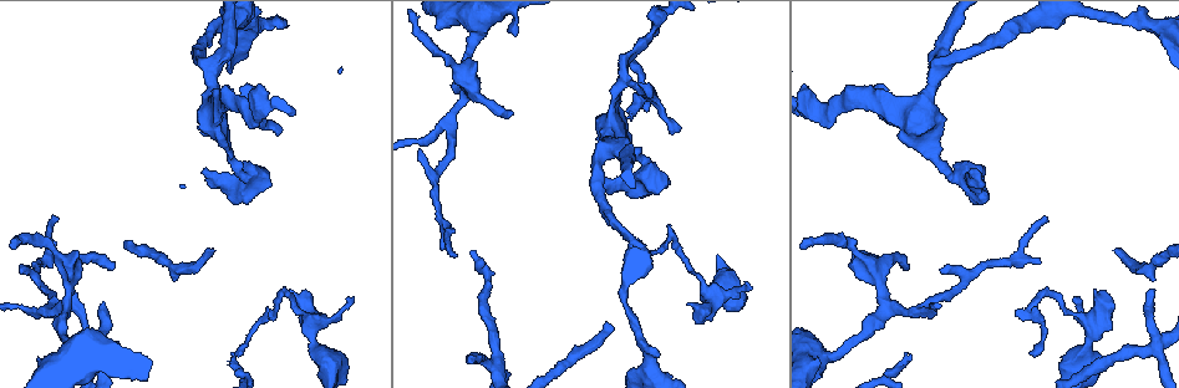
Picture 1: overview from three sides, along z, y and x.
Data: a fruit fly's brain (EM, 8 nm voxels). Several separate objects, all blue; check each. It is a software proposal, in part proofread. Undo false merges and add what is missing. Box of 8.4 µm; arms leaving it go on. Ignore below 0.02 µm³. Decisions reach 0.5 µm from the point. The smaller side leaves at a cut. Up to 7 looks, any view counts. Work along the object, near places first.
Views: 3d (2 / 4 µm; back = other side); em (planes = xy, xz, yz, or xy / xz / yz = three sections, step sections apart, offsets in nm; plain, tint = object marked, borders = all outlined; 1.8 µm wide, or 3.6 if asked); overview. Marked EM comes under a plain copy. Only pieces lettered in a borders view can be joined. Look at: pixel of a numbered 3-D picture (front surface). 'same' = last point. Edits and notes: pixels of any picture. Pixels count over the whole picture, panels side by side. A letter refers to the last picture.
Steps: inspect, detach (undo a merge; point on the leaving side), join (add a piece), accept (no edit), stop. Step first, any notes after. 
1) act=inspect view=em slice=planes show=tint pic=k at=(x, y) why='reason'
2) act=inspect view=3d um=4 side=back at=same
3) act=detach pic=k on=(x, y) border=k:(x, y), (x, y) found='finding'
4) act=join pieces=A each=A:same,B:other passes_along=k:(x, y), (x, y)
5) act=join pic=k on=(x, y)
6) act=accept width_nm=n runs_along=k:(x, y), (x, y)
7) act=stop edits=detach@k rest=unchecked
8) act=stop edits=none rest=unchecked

act=inspect view=em slice=yz step=4 show=borders pic=1 at=(674, 129) why='free end'

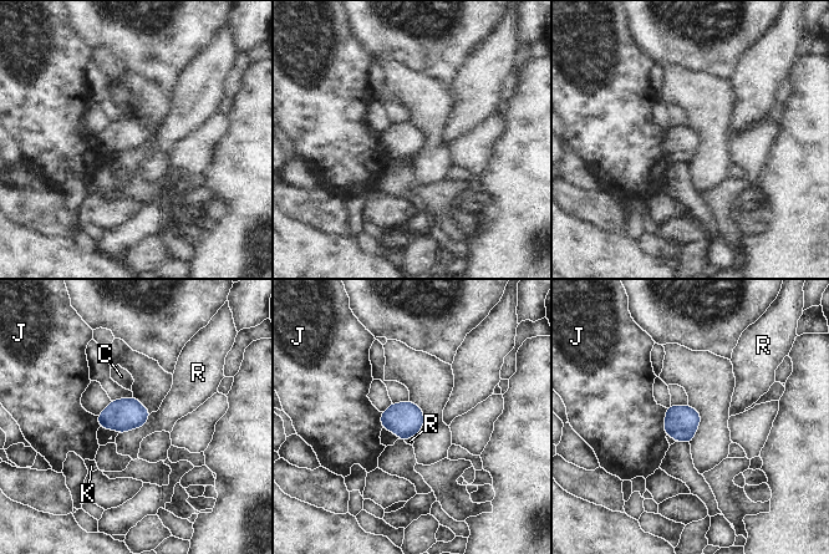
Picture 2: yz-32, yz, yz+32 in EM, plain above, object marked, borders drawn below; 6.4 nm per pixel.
act=inspect view=em slice=planes show=borders at=same

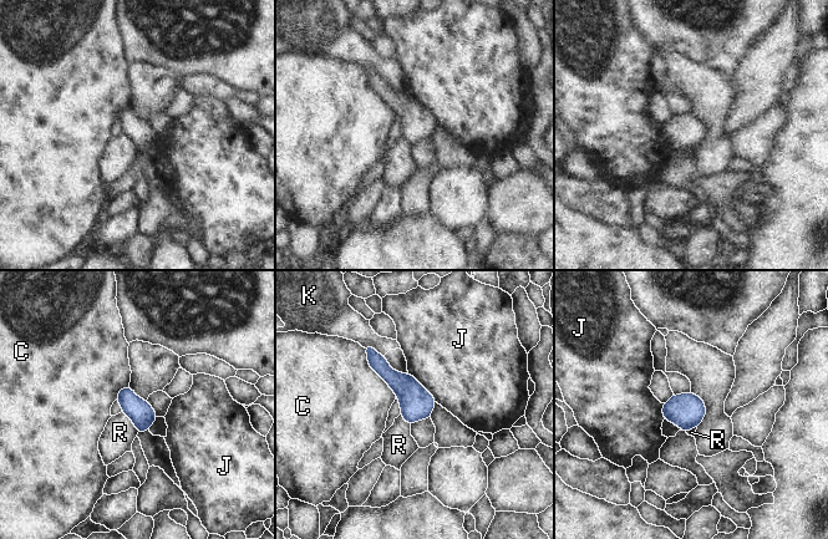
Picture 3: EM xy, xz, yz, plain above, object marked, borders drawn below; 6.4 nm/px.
act=accept each=C:other,J:other,K:other,R:other runs_along=3:(370, 351), (375, 360), (427, 415) found='no lettered piece goes on from it'

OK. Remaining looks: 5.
act=inspect view=3d um=4 pic=1 at=(349, 299) why='free end'

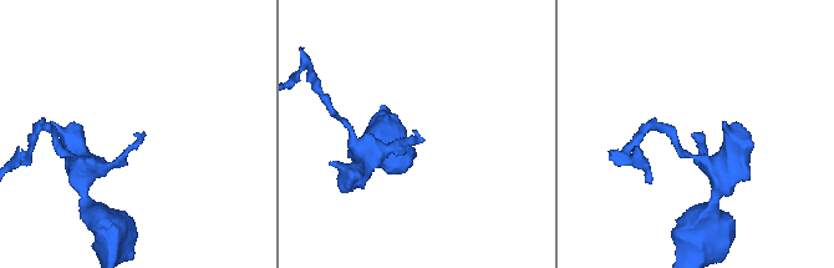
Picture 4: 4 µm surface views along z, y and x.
act=inspect view=em slice=planes show=borders pic=4 at=(413, 132) why='shape alone is not enough'

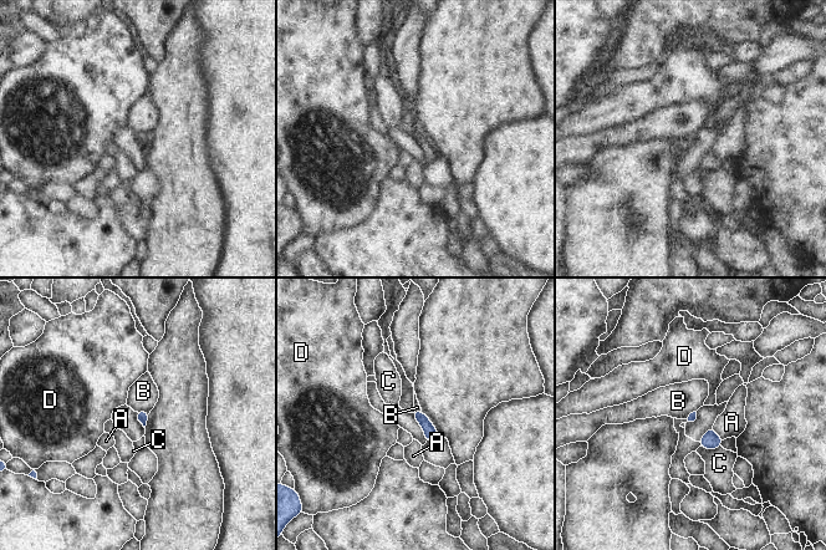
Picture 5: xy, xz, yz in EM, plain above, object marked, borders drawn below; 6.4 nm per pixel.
act=accept each=A:other,B:other,C:other,D:other found='none of them fits'

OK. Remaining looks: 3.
act=inspect view=em slice=planes show=borders pic=1 at=(516, 34)

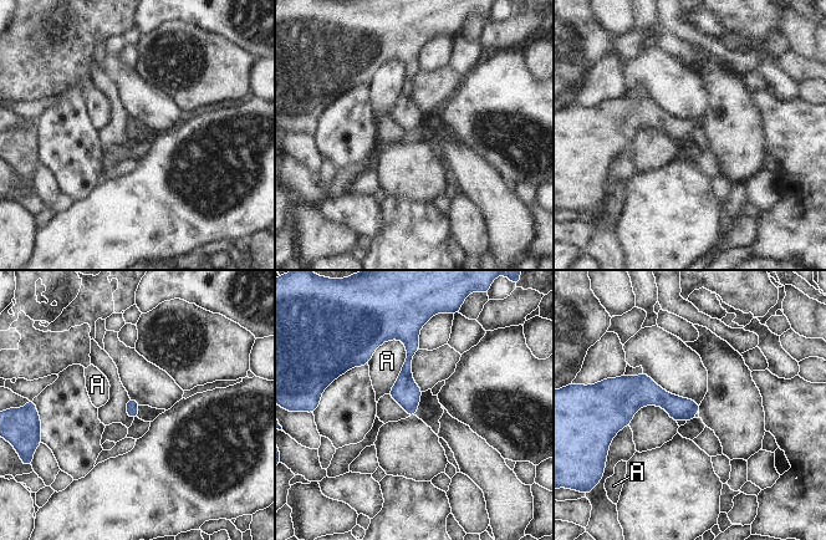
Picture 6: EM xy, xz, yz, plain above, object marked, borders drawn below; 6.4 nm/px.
act=accept each=A:other border=6:(399, 339), (406, 360), (388, 393) found='no lettered piece goes on from it'

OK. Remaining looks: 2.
act=stop edits=none rest=unchecked

